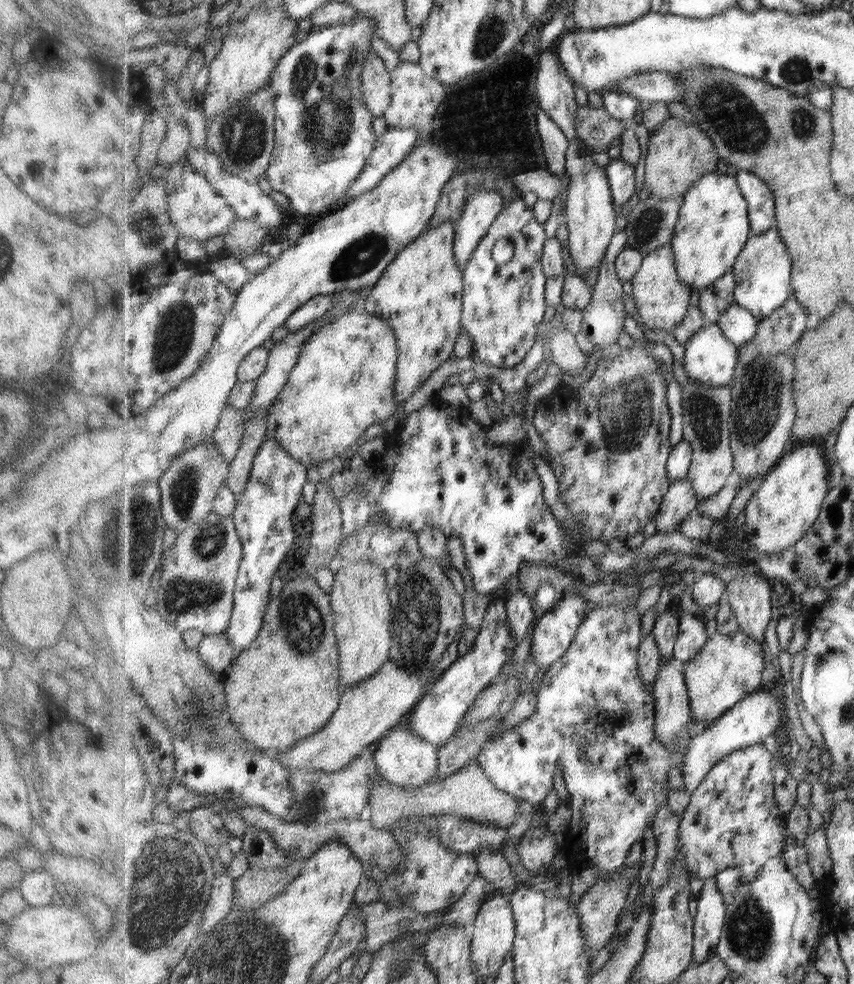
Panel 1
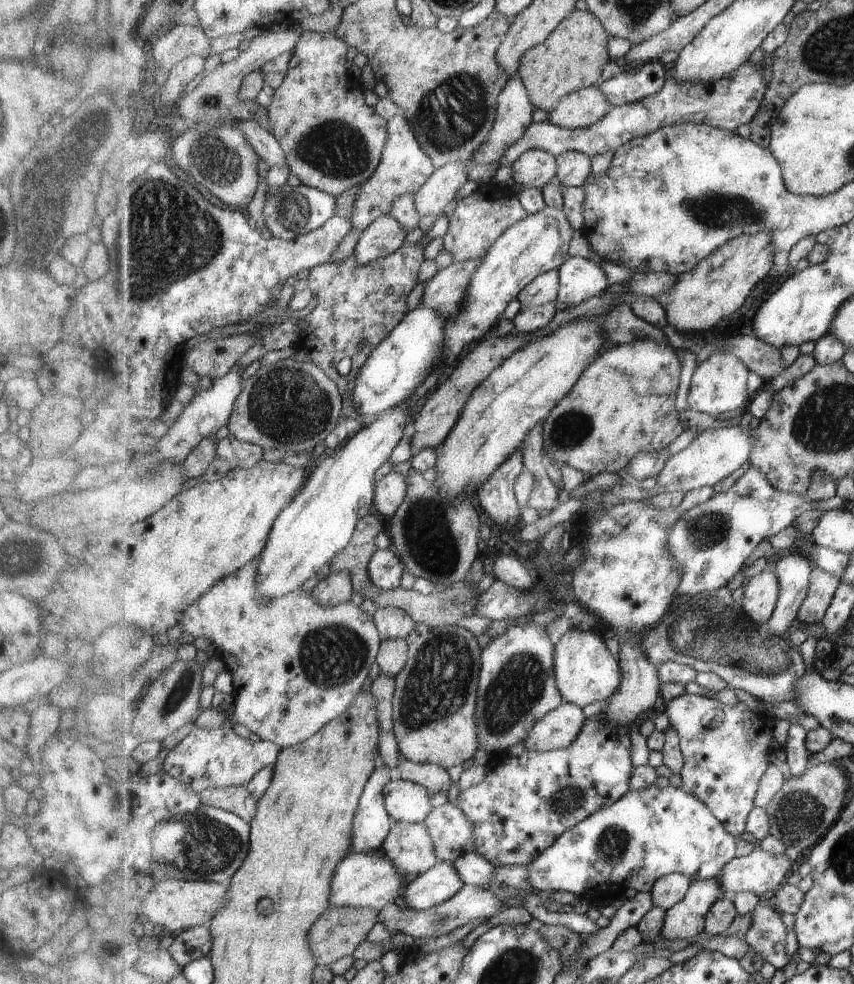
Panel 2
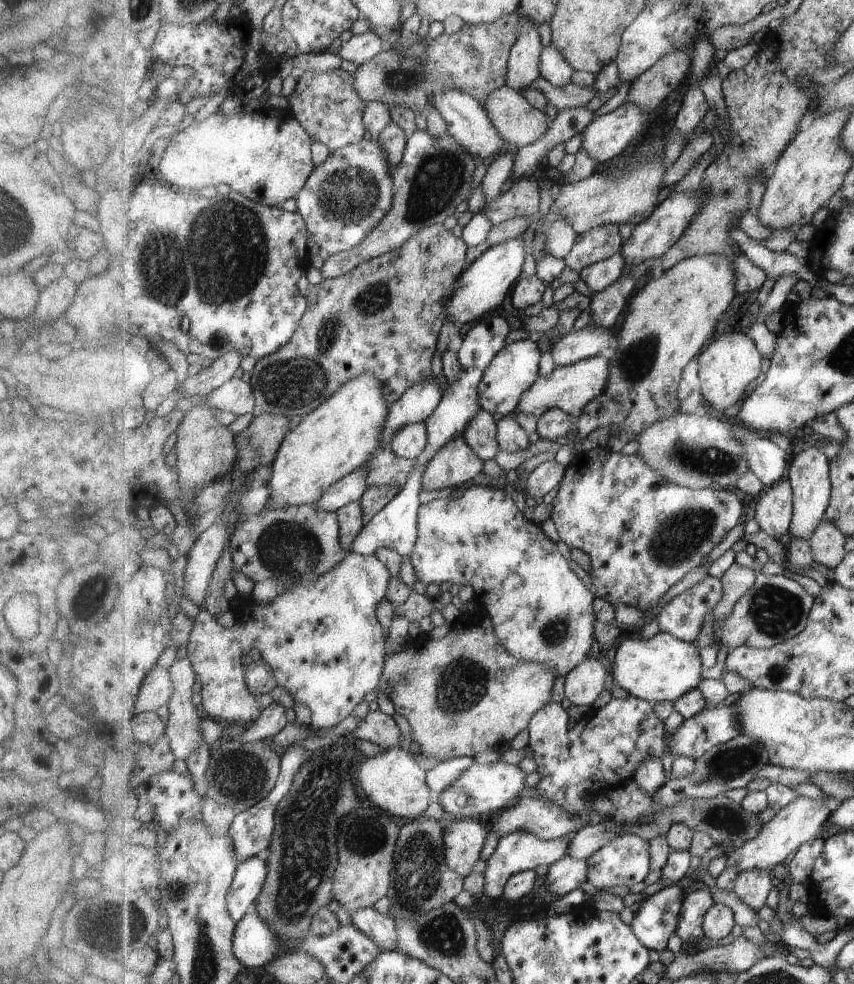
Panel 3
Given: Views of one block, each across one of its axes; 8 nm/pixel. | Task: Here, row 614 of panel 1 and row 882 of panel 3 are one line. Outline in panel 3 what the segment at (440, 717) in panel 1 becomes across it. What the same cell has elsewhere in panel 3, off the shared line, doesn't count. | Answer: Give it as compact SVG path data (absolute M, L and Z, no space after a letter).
M515 831L504 836L498 841L494 853L486 861L484 894L494 901L500 900L503 896L504 886L512 876L517 873L532 871L533 868L543 866L543 864L550 867L567 855L569 845L570 840L565 840L562 837L544 841L537 838L537 835L525 831Z

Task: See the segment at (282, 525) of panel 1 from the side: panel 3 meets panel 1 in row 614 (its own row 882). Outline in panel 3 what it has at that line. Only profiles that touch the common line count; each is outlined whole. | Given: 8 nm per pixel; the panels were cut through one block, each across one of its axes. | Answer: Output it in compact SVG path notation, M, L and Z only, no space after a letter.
M253 857L238 864L232 889L228 894L228 907L237 922L243 920L251 904L260 897L268 872L268 864L261 858Z

